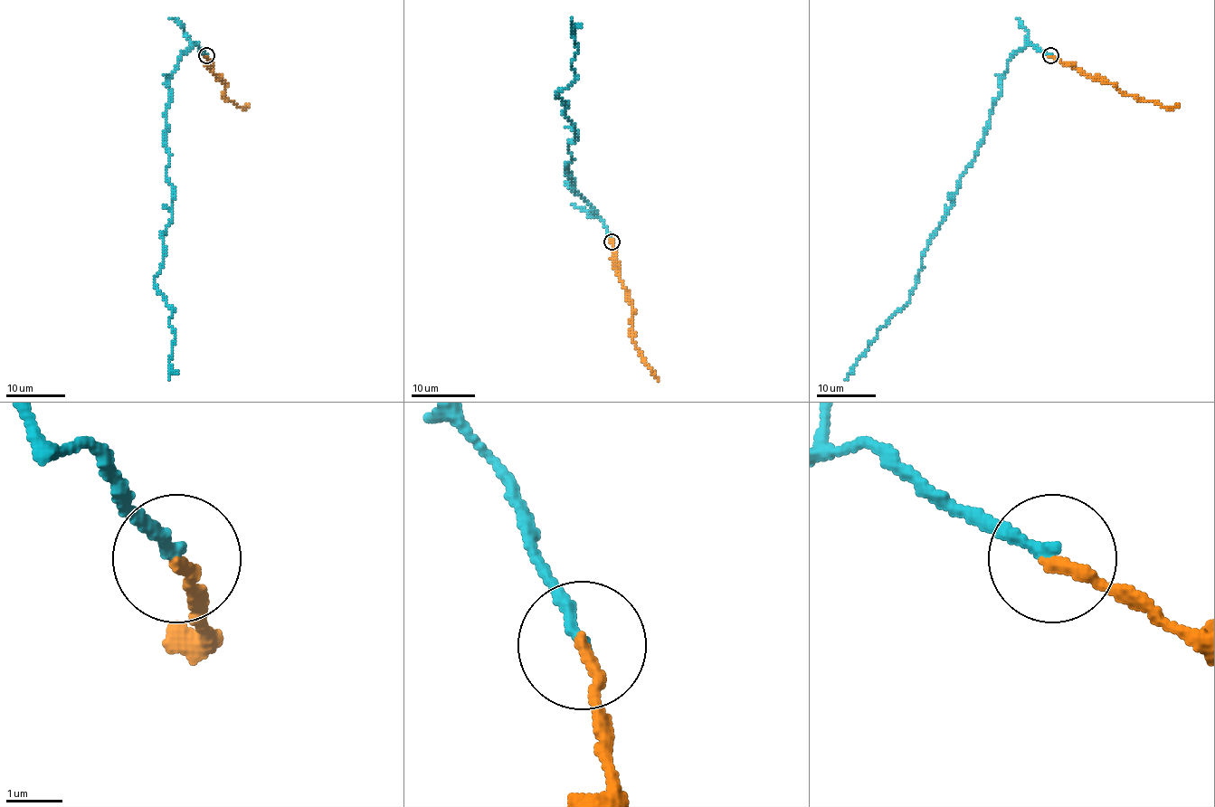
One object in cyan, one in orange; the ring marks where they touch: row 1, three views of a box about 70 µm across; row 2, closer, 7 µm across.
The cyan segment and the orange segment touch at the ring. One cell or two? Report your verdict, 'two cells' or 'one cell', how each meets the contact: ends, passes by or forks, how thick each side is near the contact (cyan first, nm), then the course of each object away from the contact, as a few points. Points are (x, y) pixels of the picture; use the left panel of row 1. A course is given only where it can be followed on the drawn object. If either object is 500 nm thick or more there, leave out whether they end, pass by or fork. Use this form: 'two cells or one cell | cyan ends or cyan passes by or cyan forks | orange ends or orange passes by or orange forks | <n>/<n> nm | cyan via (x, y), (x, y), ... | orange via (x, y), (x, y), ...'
one cell | cyan ends | orange ends | 200/220 nm | cyan via (206, 56), (194, 44), (168, 81), (165, 175), (174, 191), (173, 219), (155, 278), (173, 309), (168, 380) | orange via (206, 56), (209, 68), (224, 84), (224, 99), (241, 108), (250, 105)

